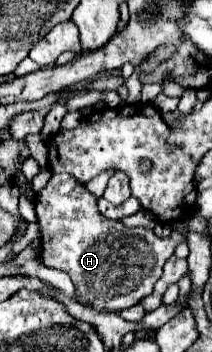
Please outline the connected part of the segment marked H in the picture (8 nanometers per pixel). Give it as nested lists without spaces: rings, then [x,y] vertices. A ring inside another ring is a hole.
[[[68,173],[52,175],[46,187],[36,195],[34,209],[40,225],[40,263],[50,269],[58,269],[70,275],[76,293],[74,299],[82,305],[90,305],[96,311],[108,311],[118,313],[122,309],[138,305],[148,293],[152,293],[154,283],[160,279],[162,265],[166,259],[174,253],[174,247],[180,241],[186,241],[184,235],[174,233],[172,239],[152,239],[152,229],[134,227],[128,229],[120,221],[108,221],[98,211],[97,198],[80,183],[76,177]]]

